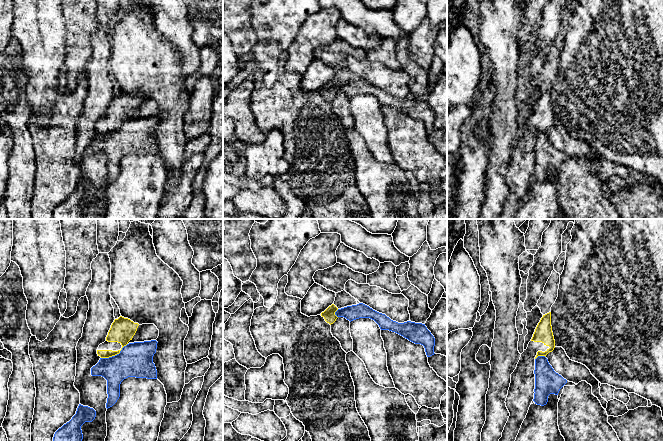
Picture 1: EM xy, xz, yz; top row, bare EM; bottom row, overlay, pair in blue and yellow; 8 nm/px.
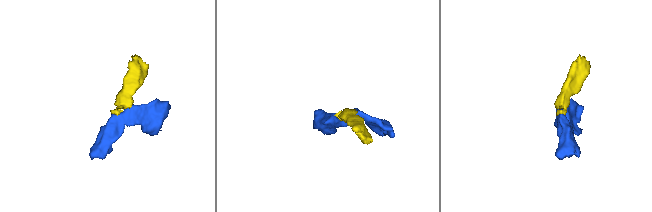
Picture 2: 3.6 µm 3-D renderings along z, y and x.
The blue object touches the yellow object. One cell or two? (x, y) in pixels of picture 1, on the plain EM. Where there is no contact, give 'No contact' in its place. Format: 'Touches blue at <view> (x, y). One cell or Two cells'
Touches blue at xy (115, 131). Two cells

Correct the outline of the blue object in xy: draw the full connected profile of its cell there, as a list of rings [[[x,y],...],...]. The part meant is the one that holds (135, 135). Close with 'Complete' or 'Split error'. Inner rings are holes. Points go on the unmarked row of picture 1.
[[[157,117],[129,119],[119,130],[100,134],[91,144],[92,152],[102,152],[107,156],[106,184],[112,183],[120,173],[120,160],[128,153],[157,155],[157,146],[153,139]]]. Complete

